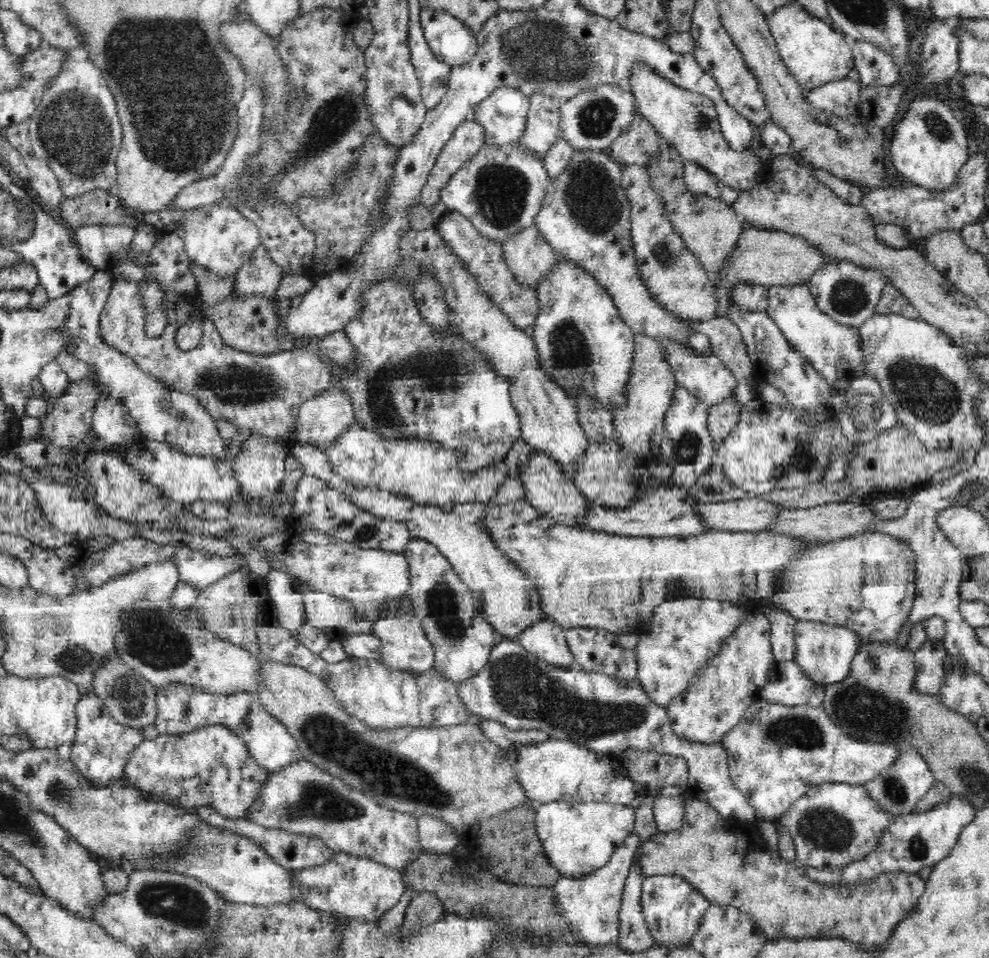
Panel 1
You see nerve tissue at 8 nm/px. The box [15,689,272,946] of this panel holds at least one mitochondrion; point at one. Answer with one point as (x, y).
(175, 901)

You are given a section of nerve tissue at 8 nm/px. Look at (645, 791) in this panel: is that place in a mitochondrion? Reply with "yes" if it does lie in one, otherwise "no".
no

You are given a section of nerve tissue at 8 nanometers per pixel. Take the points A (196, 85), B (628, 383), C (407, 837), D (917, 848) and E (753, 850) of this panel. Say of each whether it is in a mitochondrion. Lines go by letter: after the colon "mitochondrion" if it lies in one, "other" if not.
A: mitochondrion
B: other
C: other
D: mitochondrion
E: other

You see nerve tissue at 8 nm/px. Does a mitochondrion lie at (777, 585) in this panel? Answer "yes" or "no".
no

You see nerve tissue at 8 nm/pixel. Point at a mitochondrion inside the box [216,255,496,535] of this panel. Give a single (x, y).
(382, 408)

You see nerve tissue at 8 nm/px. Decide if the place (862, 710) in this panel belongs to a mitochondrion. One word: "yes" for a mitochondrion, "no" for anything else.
yes

